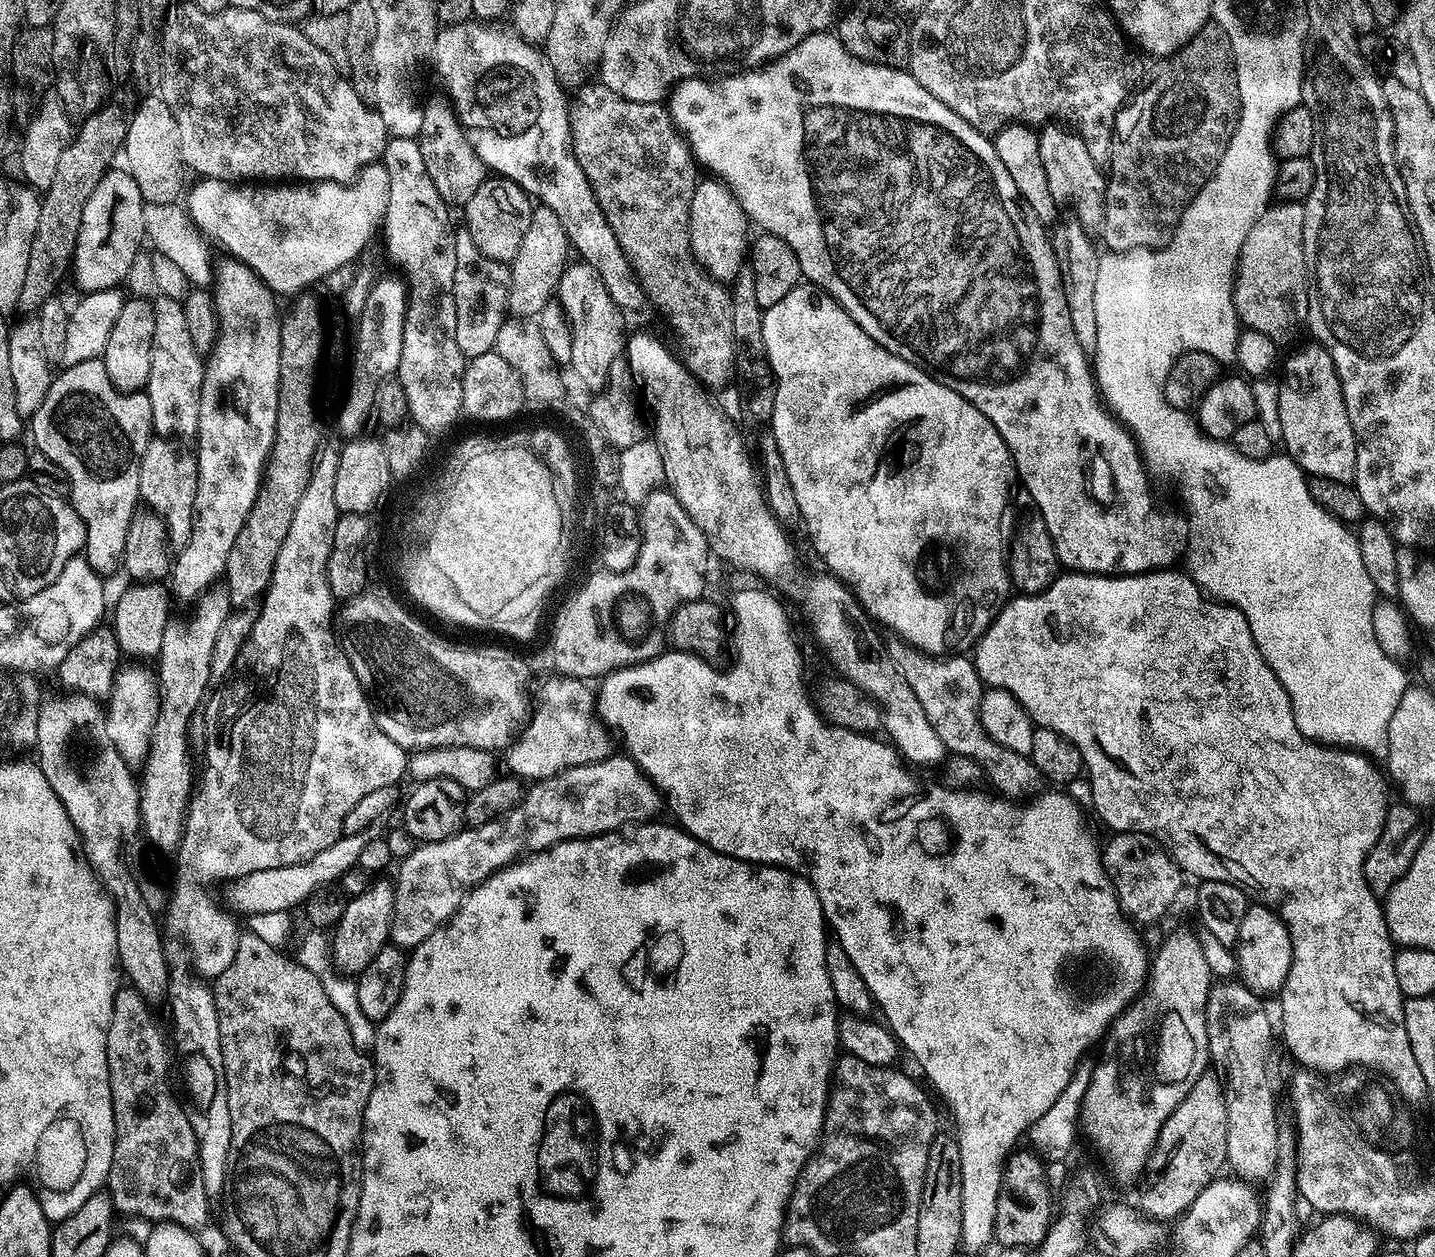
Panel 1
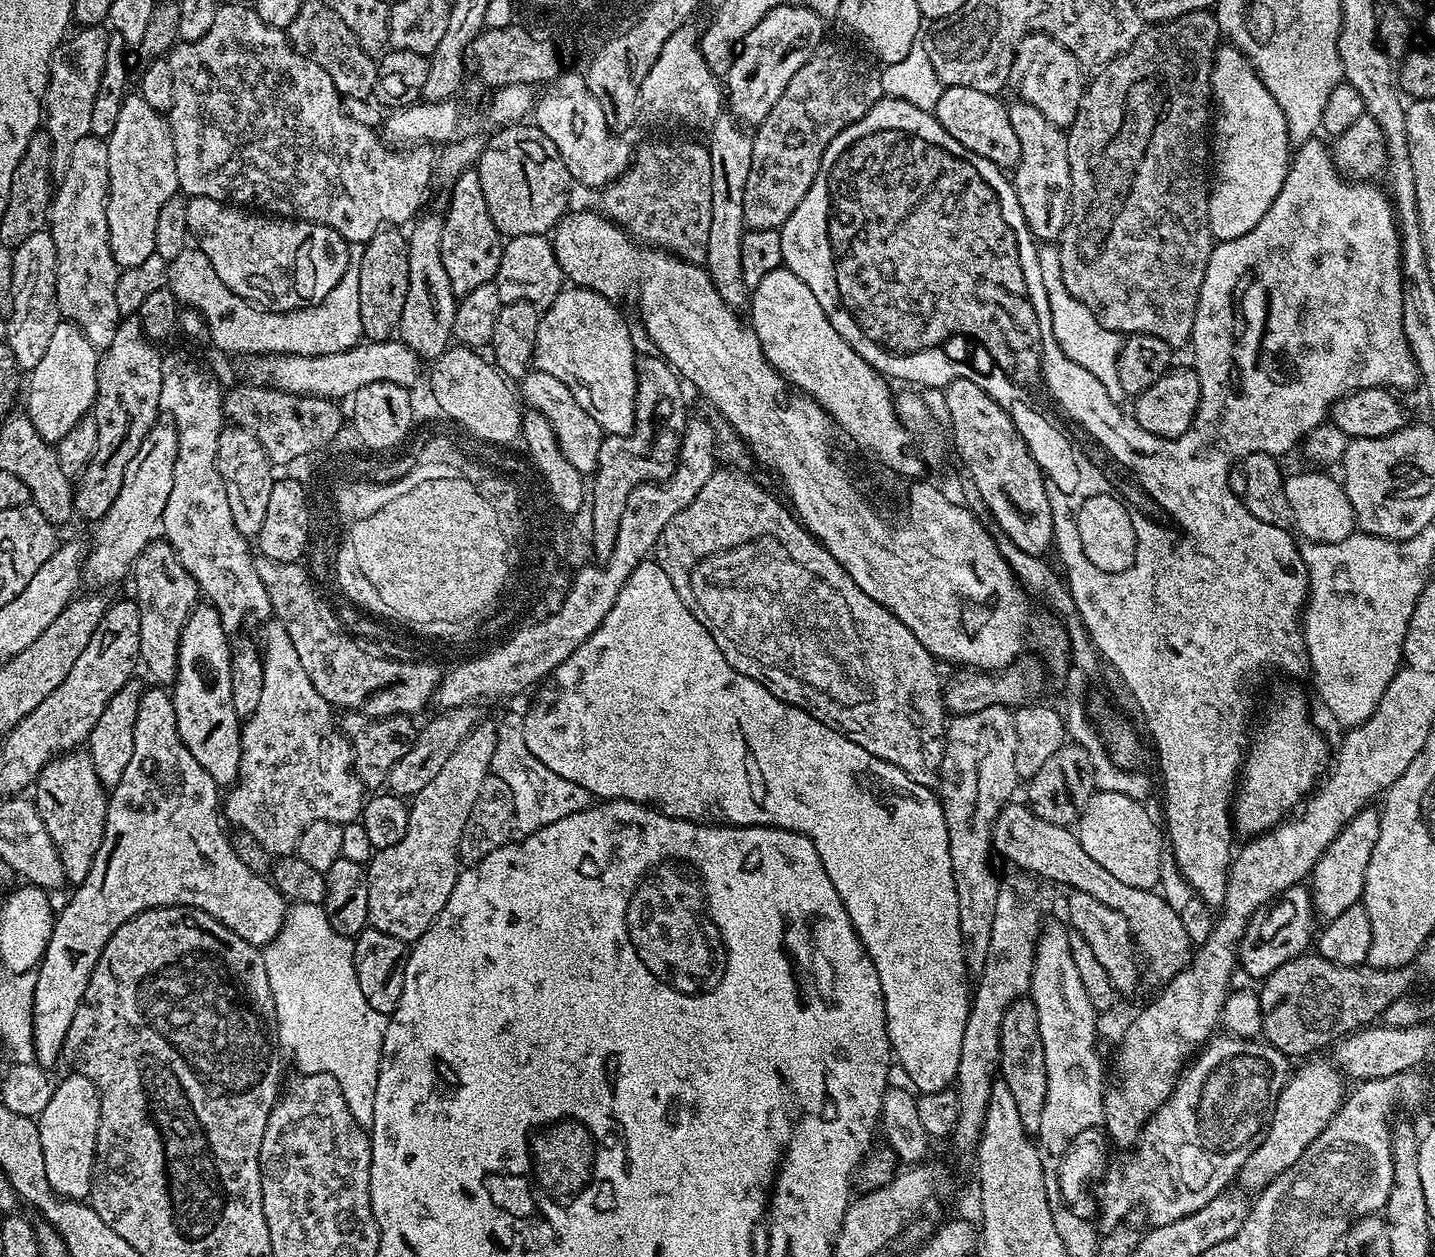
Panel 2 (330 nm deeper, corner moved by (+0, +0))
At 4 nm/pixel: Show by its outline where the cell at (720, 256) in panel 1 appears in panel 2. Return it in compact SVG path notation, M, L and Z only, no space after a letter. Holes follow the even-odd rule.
M789 4L774 6L774 10L770 10L766 18L762 18L762 22L758 22L758 26L754 26L754 30L750 30L750 34L746 34L746 38L740 41L738 51L732 58L732 65L728 67L726 73L726 79L728 79L728 84L726 80L726 104L727 107L728 104L732 107L729 108L731 115L735 116L741 125L759 126L766 118L766 114L774 110L774 102L782 98L782 90L790 86L790 78L794 78L794 74L802 70L804 63L815 54L825 39L824 24L826 24L825 17L806 6Z

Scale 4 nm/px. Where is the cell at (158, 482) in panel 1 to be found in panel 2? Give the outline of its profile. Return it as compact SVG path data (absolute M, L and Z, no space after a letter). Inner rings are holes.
M163 538L149 540L142 554L138 554L135 564L132 565L130 580L136 583L134 599L140 607L139 663L148 667L148 672L156 679L153 681L157 685L171 686L176 682L180 635L188 616L198 603L196 583L182 566L175 550Z

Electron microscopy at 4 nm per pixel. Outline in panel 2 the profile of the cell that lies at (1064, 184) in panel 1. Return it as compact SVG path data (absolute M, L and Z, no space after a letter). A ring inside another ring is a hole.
M1032 32L1016 48L1016 57L1012 63L1015 79L1020 79L1020 96L1023 103L1034 106L1054 122L1054 126L1067 130L1078 114L1080 99L1086 87L1086 76L1082 66L1053 36L1045 32Z

